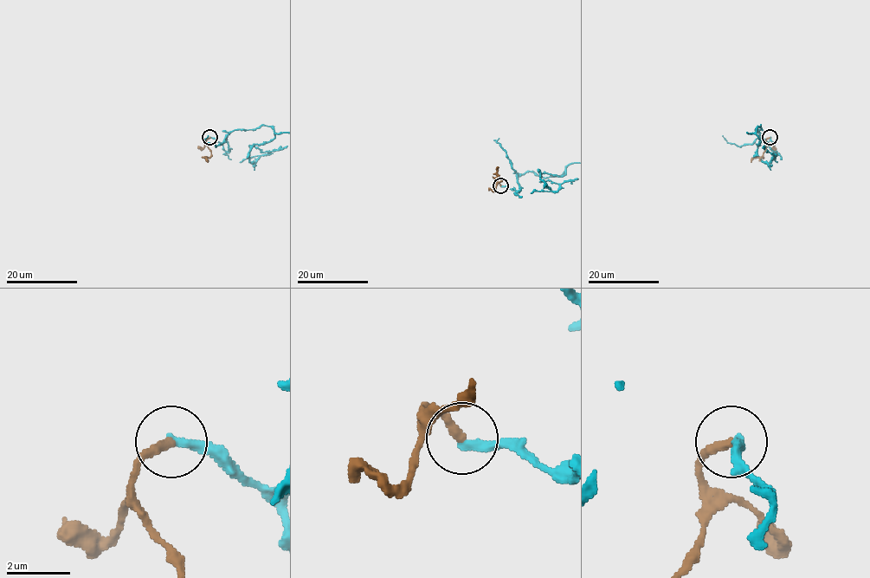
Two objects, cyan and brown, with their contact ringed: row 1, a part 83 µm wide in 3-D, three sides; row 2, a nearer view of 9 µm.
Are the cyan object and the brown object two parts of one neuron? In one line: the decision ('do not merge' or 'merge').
merge

